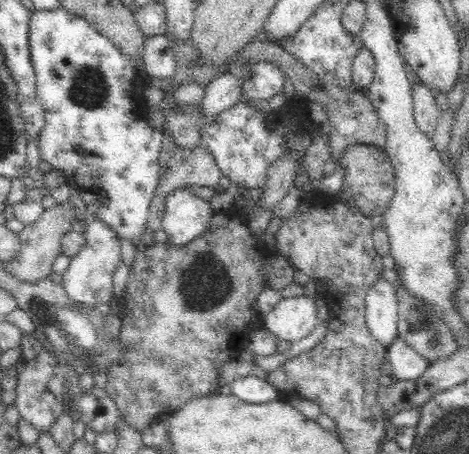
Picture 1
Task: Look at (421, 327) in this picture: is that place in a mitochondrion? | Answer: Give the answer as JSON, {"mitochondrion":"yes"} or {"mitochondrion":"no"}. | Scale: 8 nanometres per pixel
{"mitochondrion":"yes"}

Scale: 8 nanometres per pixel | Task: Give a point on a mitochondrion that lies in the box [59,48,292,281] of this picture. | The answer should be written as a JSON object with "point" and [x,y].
{"point":[89,90]}

